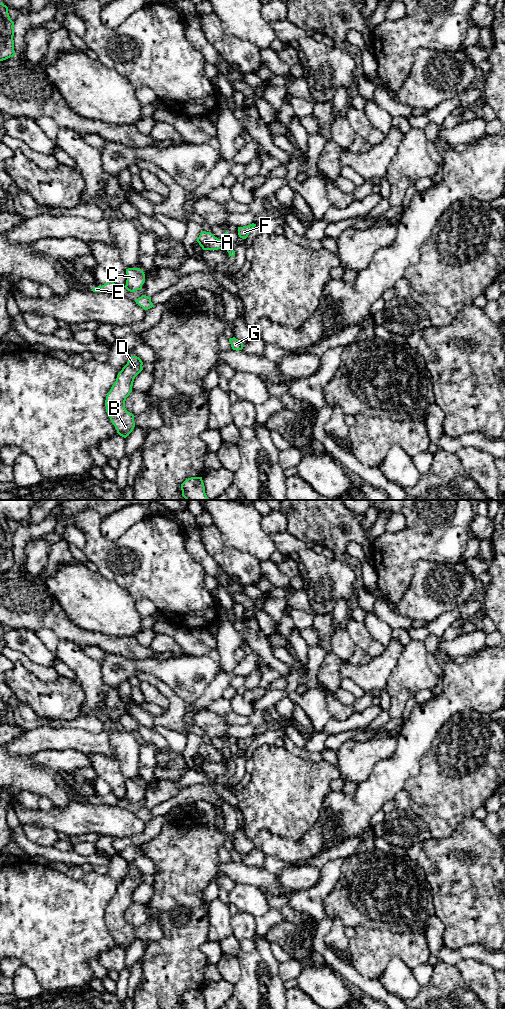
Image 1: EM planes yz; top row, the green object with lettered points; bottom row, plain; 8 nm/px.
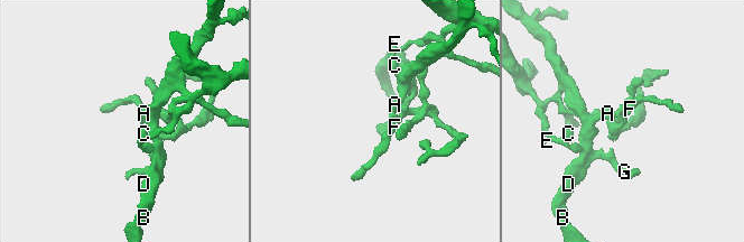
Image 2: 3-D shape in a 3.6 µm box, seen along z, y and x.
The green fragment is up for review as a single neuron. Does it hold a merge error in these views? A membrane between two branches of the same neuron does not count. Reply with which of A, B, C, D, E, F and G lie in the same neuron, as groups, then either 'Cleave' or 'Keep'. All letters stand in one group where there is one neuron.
Groups: A B D F G / C E. Cleave

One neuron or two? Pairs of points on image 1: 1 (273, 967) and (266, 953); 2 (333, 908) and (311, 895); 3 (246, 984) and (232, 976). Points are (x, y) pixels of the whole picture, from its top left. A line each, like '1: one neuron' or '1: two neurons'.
1: one neuron
2: two neurons
3: two neurons

